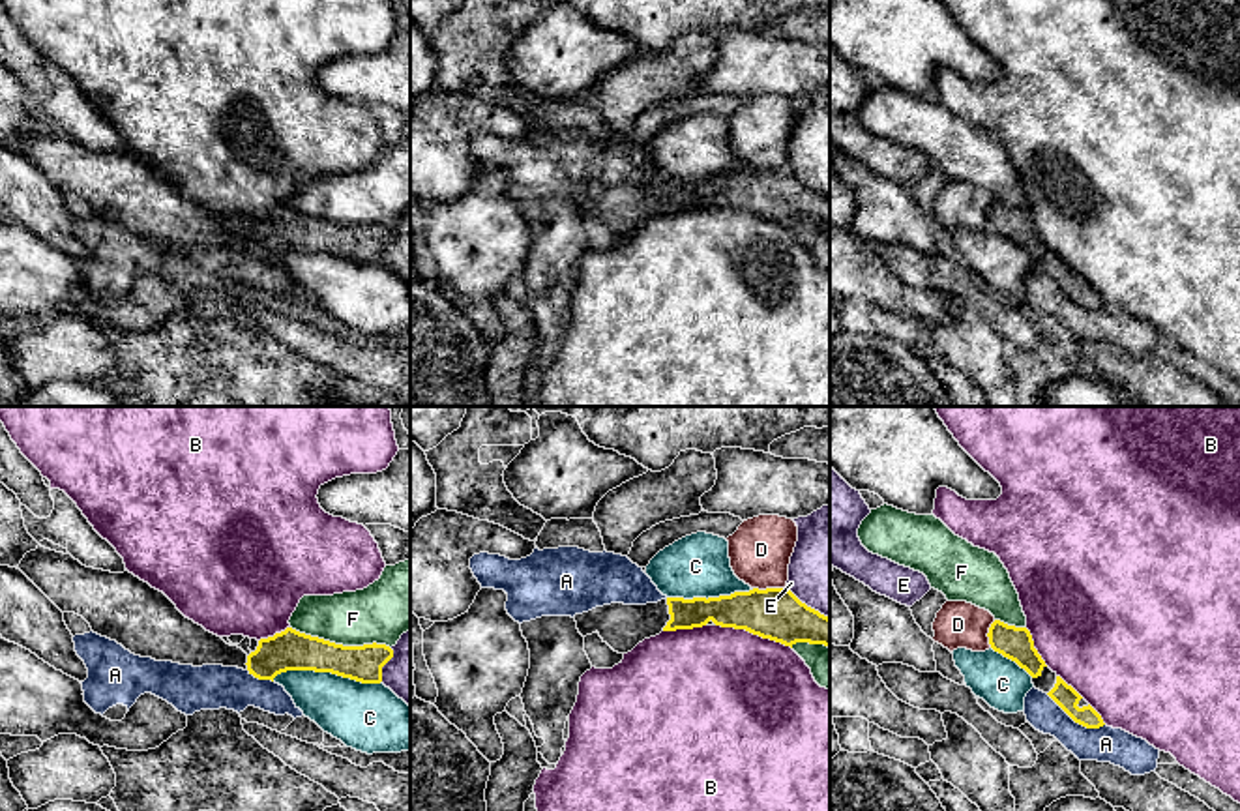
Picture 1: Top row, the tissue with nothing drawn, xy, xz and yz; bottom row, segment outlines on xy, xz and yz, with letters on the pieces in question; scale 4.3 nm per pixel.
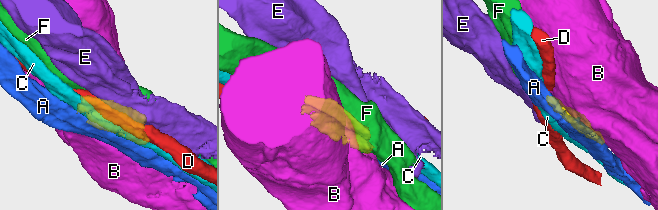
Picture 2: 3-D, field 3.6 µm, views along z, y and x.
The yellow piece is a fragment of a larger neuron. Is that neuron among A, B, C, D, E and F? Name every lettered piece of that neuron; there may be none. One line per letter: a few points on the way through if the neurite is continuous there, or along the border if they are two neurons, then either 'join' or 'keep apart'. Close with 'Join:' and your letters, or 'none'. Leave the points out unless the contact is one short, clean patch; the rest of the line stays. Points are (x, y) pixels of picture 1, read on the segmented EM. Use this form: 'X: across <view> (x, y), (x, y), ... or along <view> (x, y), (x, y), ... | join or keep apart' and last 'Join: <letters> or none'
A: keep apart
B: keep apart
C: keep apart
D: along xz (785, 585), (753, 589) | keep apart
E: keep apart
F: keep apart
Join: none

